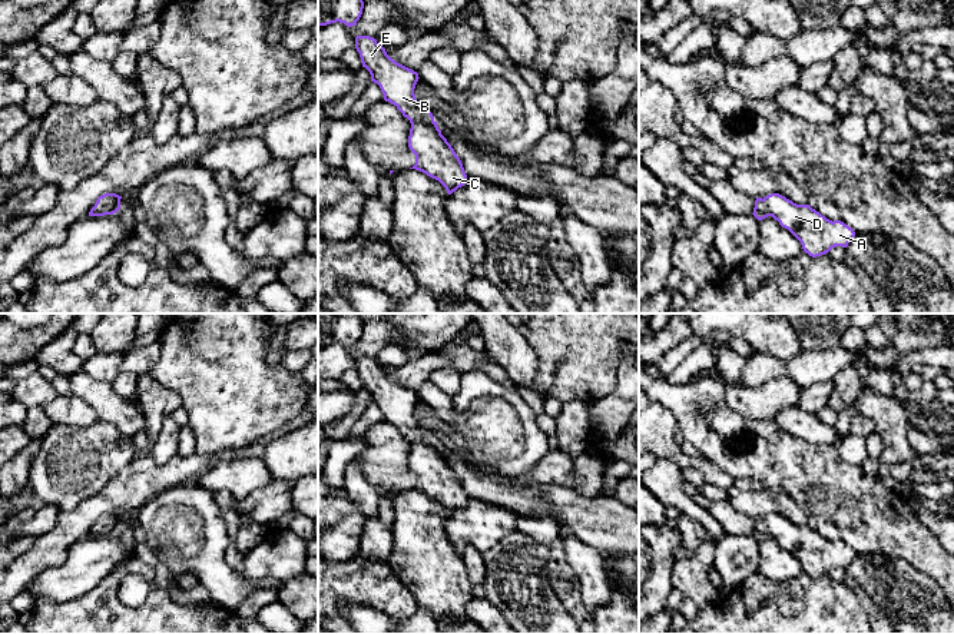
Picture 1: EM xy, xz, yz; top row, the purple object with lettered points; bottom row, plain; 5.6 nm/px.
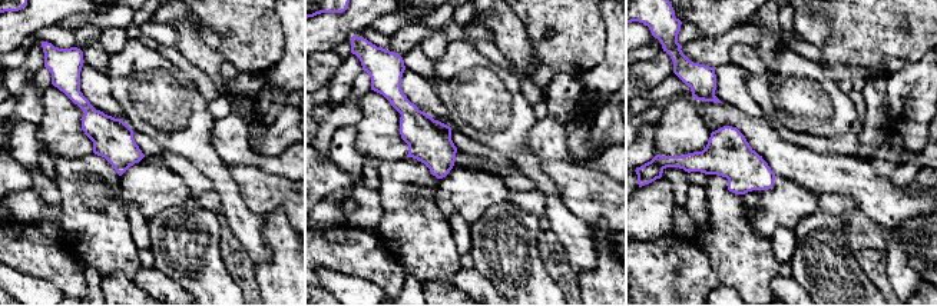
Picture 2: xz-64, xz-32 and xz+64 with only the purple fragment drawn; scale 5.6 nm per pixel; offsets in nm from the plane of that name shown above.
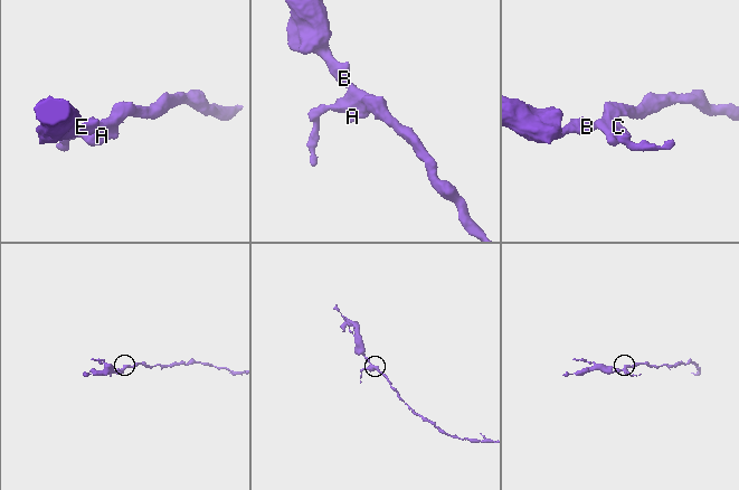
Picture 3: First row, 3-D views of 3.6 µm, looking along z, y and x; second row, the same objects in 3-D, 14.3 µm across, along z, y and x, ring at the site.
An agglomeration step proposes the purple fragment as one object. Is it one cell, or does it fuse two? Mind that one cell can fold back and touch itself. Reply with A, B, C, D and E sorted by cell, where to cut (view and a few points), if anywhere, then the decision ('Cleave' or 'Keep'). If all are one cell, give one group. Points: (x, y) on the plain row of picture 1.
Groups: A B C D E. No split. Keep

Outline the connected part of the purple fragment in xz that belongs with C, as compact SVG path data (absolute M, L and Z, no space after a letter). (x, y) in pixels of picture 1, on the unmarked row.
M357 356L355 369L371 402L380 406L384 421L394 425L411 444L408 468L415 475L415 485L410 489L438 501L448 515L464 507L467 495L460 478L441 455L433 434L415 419L418 394L392 381L374 358Z

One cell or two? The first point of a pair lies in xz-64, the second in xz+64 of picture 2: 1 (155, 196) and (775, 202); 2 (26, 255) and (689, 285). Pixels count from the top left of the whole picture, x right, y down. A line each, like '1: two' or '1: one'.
1: one
2: one

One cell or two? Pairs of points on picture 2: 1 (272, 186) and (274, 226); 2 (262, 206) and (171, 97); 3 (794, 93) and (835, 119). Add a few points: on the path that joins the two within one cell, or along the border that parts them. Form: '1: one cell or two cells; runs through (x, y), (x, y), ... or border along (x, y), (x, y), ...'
1: two cells; border along (262, 219), (281, 209), (290, 223)
2: two cells; border along (225, 165), (242, 195)
3: one cell; runs through (804, 96), (825, 110)

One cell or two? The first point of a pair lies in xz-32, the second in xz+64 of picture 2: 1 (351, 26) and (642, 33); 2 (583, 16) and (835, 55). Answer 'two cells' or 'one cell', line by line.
1: one cell
2: one cell

